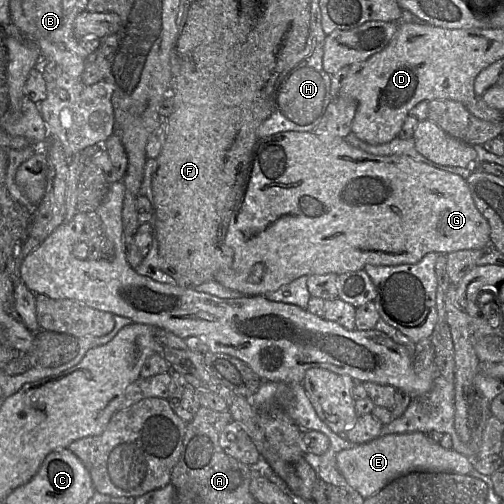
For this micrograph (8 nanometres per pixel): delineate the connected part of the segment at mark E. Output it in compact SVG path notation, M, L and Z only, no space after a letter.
M410 432L389 434L351 449L340 451L336 455L337 469L347 483L364 499L373 496L392 480L412 472L442 472L469 475L473 460L453 449L443 448L428 434Z

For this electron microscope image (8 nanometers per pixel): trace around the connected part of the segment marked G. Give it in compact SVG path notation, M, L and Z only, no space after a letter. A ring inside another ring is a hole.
M288 131L258 138L256 141L251 178L243 200L231 220L226 243L234 251L234 261L231 268L219 271L214 281L244 296L262 296L305 275L340 275L362 270L367 264L415 264L430 252L449 254L459 250L486 249L491 247L491 237L489 223L476 207L467 180L460 175L416 161L407 155L372 155L350 145L344 138L318 136L313 131Z

